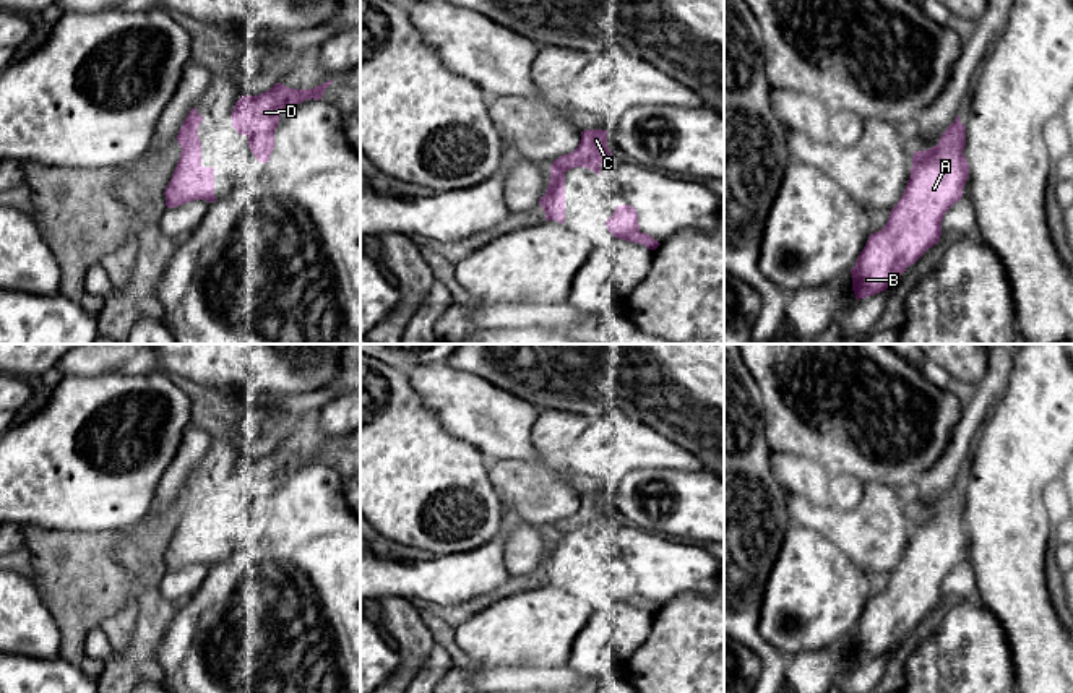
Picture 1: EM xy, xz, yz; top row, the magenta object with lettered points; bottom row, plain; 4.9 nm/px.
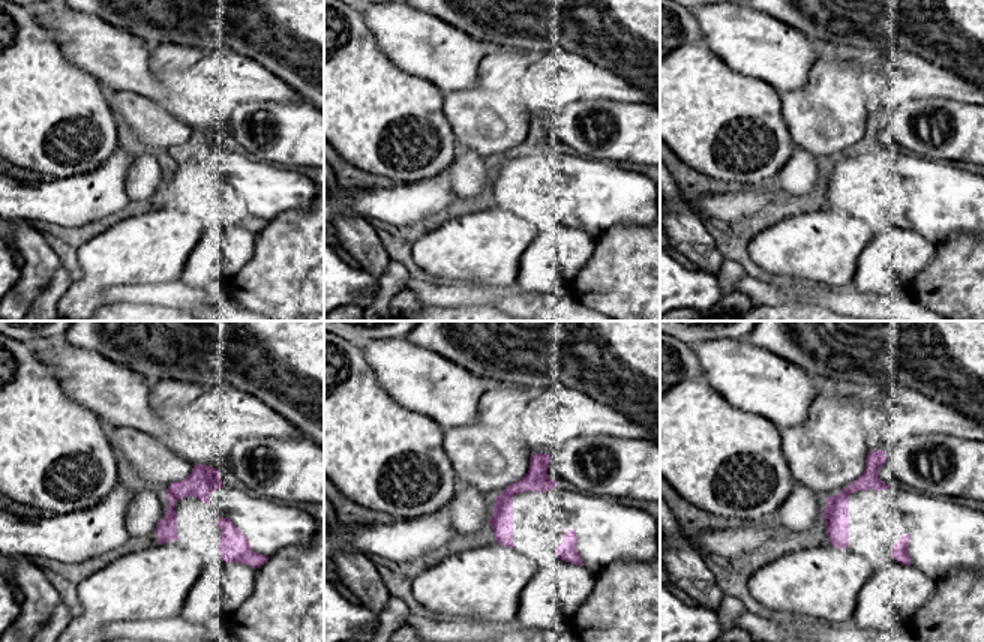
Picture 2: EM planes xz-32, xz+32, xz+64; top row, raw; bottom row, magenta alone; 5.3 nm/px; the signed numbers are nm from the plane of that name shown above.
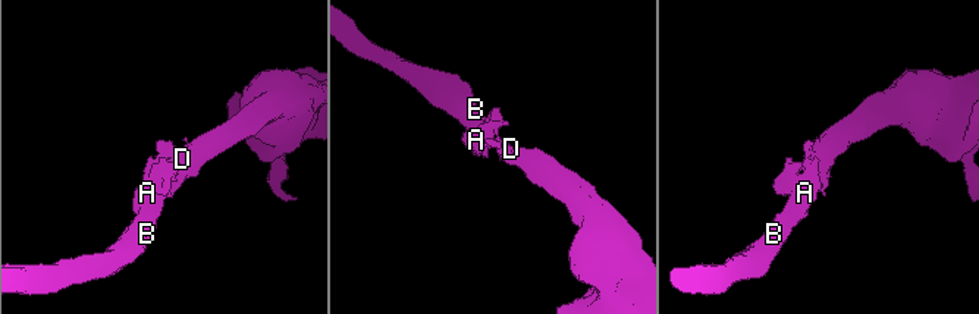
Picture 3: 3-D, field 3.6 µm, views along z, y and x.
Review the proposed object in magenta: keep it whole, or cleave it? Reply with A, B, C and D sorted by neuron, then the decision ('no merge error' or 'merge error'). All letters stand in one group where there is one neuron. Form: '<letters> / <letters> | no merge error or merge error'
A B C D | no merge error

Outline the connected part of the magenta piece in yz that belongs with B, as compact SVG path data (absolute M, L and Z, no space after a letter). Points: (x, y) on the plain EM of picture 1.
M956 479L937 510L914 514L911 539L901 563L891 573L885 591L870 597L855 630L851 633L852 654L857 664L886 654L907 630L940 605L943 579L963 562L963 552L969 540L969 527L963 518L964 510L966 490Z

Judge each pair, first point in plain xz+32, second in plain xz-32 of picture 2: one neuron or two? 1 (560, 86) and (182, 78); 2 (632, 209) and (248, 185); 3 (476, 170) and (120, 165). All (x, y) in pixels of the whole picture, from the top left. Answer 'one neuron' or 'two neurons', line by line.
1: one neuron
2: one neuron
3: two neurons

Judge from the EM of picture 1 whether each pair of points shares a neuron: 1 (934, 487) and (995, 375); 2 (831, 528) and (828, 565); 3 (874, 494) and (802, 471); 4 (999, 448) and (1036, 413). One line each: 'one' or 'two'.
1: one
2: two
3: two
4: one

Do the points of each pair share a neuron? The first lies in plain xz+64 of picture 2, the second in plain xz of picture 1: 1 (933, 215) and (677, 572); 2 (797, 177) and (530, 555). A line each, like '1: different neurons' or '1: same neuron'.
1: same neuron
2: same neuron

